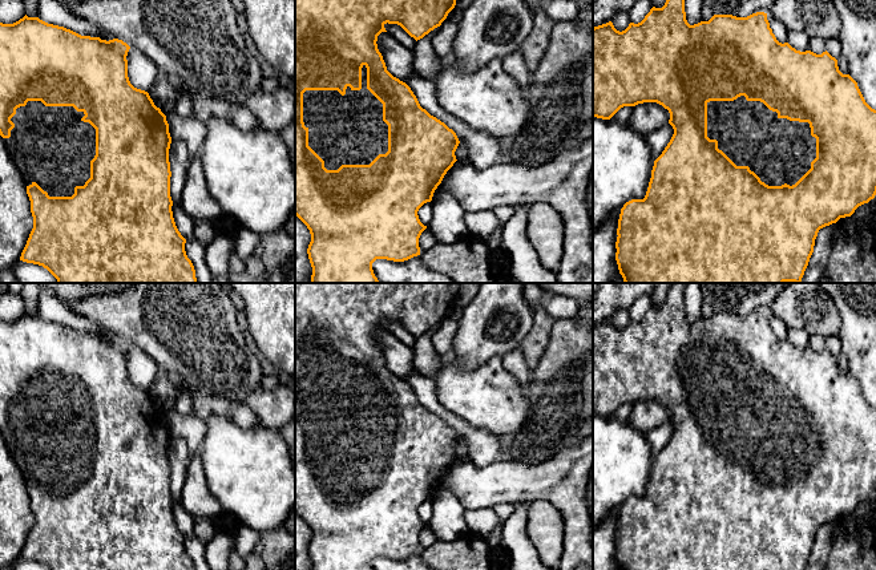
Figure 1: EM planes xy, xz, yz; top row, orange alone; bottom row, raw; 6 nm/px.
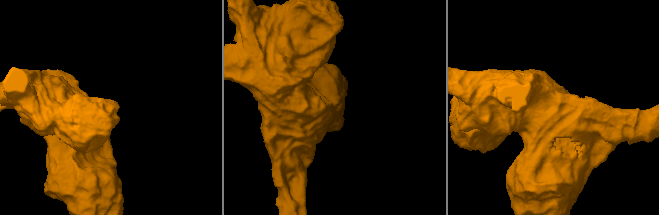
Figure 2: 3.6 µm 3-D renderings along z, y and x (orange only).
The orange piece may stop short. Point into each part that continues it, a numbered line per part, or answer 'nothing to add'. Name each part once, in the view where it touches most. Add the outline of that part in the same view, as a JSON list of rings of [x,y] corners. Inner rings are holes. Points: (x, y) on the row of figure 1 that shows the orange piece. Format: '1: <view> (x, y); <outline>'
1: xz (348, 129); [[[362,68],[362,89],[350,86],[342,96],[338,90],[306,90],[303,93],[303,122],[308,129],[308,146],[324,161],[327,170],[342,165],[370,165],[379,154],[388,151],[388,125],[383,121],[383,104],[367,89],[367,68]]]

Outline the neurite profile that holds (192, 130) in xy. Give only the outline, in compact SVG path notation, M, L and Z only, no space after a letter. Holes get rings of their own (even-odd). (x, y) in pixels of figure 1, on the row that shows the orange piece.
M174 113L166 116L171 140L183 140L187 146L190 163L199 155L201 147L207 134L207 125L190 116L181 118Z

